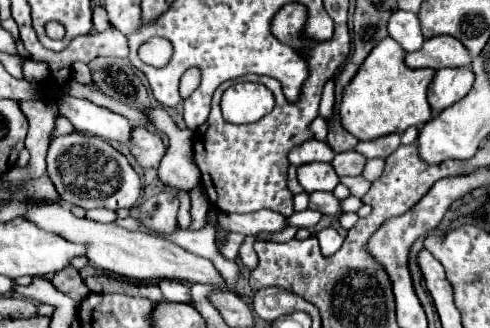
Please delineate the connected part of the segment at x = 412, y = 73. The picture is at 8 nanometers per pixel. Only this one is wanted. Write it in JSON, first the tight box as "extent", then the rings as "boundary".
{"extent":[339,38,435,140],"boundary":[[[385,38],[365,58],[365,64],[357,70],[357,76],[345,86],[339,106],[341,126],[359,140],[373,140],[385,134],[401,134],[409,126],[423,126],[431,120],[431,108],[427,104],[427,86],[433,80],[435,70],[421,68],[411,70],[403,62],[405,50],[397,42]]]}

